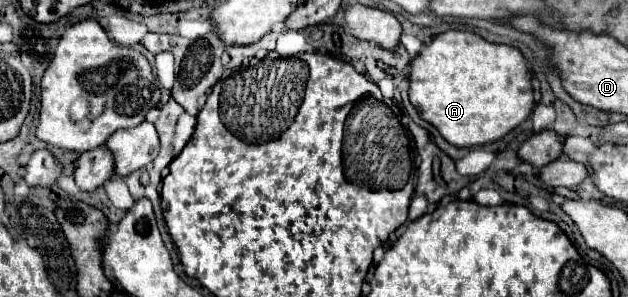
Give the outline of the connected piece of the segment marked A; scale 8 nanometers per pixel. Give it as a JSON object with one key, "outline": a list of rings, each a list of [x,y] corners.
{"outline":[[[464,30],[434,36],[412,60],[410,102],[452,146],[460,148],[498,142],[526,122],[536,108],[532,70],[524,54],[514,46],[494,44]]]}

